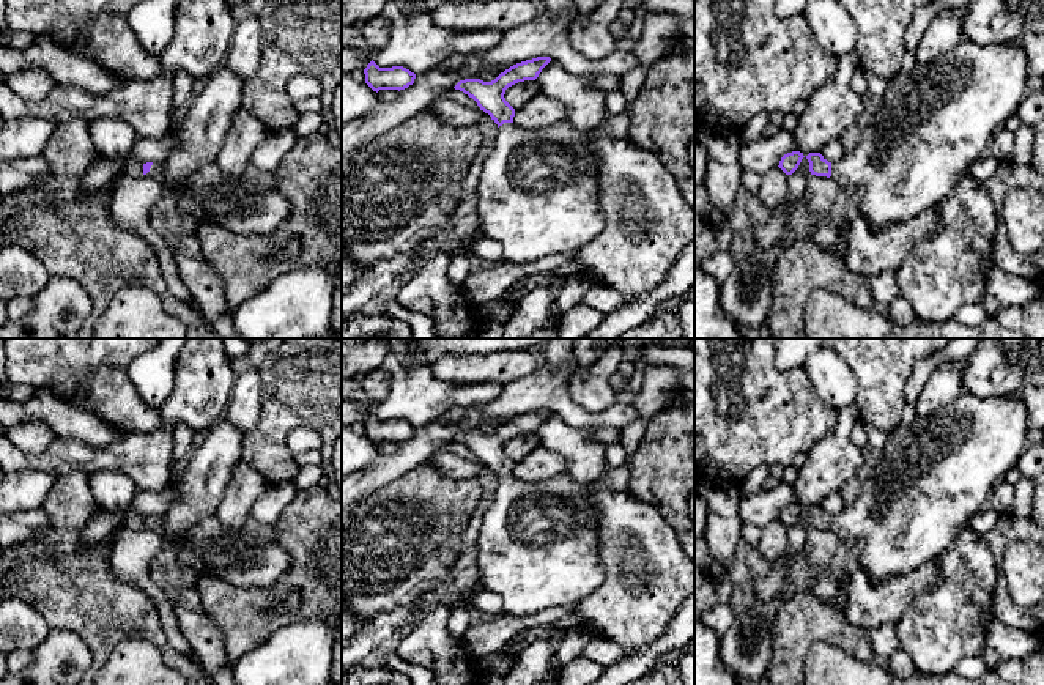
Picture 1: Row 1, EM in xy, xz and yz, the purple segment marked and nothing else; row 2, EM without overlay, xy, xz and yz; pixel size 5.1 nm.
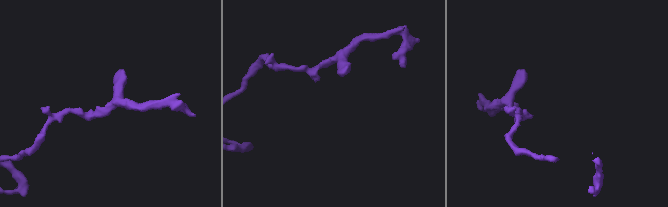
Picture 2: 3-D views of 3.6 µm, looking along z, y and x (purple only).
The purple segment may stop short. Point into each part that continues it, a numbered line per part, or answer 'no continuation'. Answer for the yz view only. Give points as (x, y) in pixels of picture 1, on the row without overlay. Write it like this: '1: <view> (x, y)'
1: yz (936, 474)

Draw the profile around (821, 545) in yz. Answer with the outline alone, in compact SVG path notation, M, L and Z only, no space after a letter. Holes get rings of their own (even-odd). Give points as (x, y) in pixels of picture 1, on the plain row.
M811 528L806 535L803 554L814 573L811 591L825 603L831 603L838 594L838 583L827 576L827 570L839 546L841 542L831 531Z

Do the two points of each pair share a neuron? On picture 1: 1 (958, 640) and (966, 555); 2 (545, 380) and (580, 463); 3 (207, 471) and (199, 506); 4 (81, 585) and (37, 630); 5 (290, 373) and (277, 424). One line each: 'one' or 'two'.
1: one
2: two
3: one
4: two
5: one

